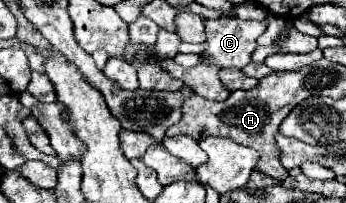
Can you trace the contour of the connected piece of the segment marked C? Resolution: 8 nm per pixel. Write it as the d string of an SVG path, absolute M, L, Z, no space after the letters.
M220 17L206 21L206 51L200 63L242 69L250 63L256 39L266 31L264 21Z

